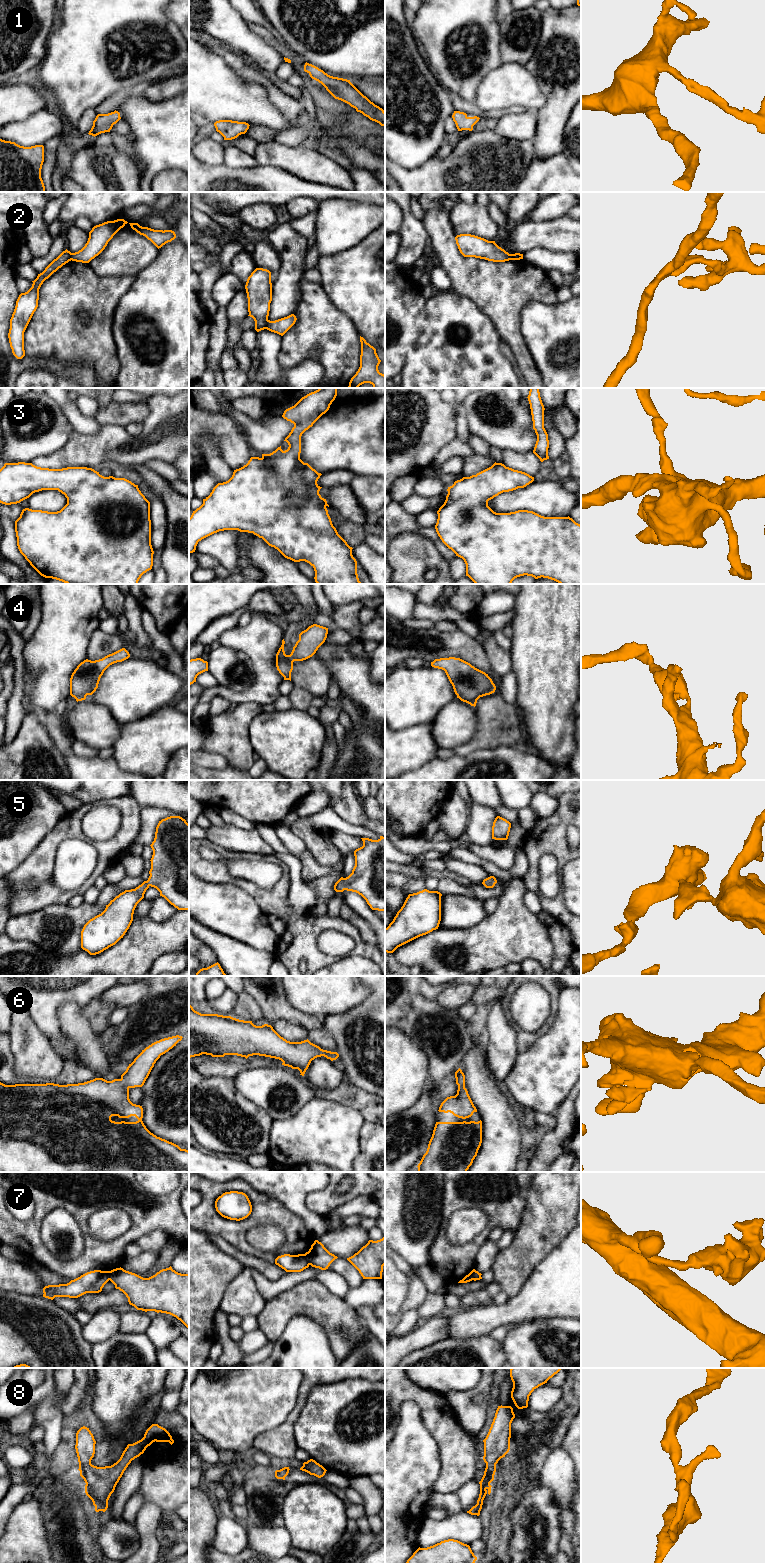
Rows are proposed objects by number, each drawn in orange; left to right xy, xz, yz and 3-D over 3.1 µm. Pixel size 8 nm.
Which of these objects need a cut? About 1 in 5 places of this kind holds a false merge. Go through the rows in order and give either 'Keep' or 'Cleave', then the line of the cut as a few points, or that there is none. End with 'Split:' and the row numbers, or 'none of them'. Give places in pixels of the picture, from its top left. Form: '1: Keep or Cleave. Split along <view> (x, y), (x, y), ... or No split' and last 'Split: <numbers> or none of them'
1: Keep. No split
2: Cleave. Split along xz (268, 320), (265, 328)
3: Keep. No split
4: Keep. No split
5: Keep. No split
6: Keep. No split
7: Cleave. Split along xz (303, 1254), (309, 1264)
8: Keep. No split
Split: 2, 7

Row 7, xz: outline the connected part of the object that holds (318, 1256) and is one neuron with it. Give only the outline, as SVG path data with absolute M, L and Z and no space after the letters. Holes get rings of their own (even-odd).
M315 1240L311 1245L311 1248L308 1252L304 1254L305 1258L309 1262L309 1265L321 1270L326 1270L330 1264L337 1259L338 1257L330 1253L324 1245Z

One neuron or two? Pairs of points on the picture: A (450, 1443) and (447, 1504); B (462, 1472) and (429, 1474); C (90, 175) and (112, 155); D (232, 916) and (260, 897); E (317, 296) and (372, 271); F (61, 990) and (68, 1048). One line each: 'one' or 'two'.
A: two
B: two
C: one
D: two
E: two
F: one

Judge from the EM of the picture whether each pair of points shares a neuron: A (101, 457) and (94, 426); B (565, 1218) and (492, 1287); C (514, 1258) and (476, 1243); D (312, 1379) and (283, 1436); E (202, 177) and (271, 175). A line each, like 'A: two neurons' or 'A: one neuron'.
A: two neurons
B: two neurons
C: two neurons
D: one neuron
E: one neuron

